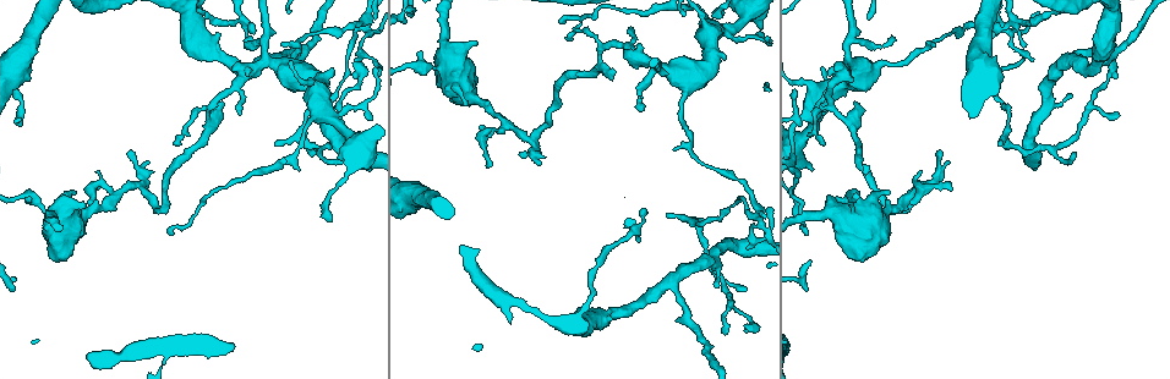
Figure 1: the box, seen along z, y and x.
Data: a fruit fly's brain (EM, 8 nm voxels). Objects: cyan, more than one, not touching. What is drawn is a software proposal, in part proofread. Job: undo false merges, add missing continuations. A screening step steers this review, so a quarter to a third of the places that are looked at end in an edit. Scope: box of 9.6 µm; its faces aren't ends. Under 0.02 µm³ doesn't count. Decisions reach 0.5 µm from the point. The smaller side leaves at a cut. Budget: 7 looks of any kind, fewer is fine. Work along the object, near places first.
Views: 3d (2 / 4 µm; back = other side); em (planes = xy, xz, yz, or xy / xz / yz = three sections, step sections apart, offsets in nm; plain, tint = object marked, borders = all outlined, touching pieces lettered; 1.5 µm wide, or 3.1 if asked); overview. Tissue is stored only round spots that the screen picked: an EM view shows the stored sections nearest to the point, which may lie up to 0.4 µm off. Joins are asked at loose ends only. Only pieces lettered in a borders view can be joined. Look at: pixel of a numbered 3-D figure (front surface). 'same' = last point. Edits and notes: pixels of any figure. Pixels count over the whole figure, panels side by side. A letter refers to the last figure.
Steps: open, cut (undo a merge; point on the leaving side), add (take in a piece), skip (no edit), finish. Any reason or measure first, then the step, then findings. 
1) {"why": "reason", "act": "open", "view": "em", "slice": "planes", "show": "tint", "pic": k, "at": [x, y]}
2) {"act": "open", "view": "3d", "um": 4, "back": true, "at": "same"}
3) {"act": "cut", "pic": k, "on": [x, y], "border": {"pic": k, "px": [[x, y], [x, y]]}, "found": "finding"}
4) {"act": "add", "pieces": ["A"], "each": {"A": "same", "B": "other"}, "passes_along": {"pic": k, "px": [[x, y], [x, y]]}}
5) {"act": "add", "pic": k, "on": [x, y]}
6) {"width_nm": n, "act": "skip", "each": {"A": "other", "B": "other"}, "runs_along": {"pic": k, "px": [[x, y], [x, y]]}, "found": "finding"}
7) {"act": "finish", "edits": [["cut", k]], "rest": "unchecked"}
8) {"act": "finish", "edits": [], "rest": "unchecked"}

{"act": "open", "view": "em", "slice": "xy", "step": 4, "show": "borders", "pic": 1, "at": [240, 113]}

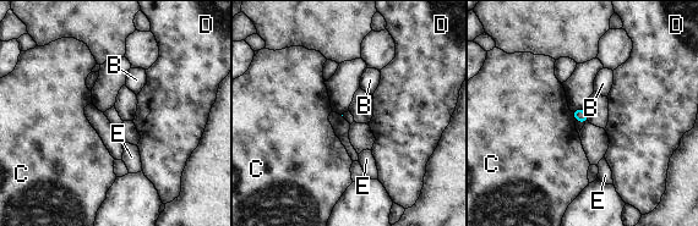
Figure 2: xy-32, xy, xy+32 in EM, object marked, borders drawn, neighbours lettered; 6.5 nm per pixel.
{"act": "skip", "each": {"B": "other", "C": "other", "D": "other", "E": "other"}, "border": {"pic": 2, "px": [[571, 111], [576, 120]]}, "found": "none of them fits"}

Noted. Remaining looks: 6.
{"why": "branch stops here", "act": "open", "view": "em", "slice": "xy", "step": 4, "show": "borders", "pic": 1, "at": [1114, 62]}

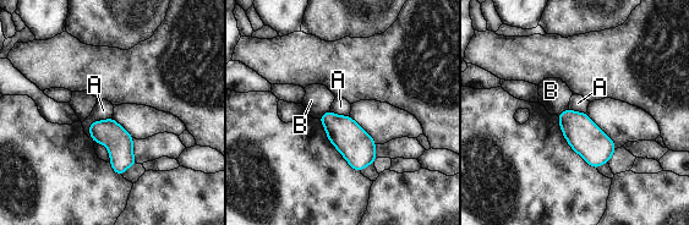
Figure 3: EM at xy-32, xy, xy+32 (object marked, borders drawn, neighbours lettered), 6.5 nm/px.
{"act": "open", "view": "em", "slice": "planes", "show": "borders", "at": "same"}

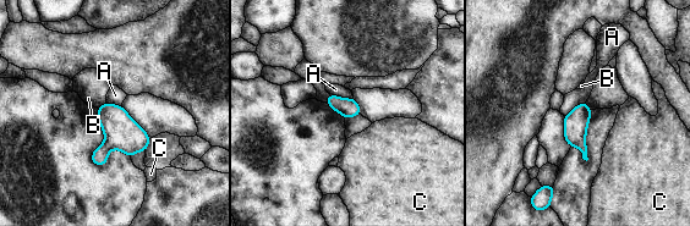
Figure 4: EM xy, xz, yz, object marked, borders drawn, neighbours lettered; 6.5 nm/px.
{"longest_contact_nm": ["A", 160], "act": "skip", "each": {"A": "other", "B": "other", "C": "other"}, "border": {"pic": 4, "px": [[329, 93], [343, 98], [352, 97]]}, "found": "none of them fits"}

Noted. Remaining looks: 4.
{"why": "sharp bend", "act": "open", "view": "em", "slice": "yz", "step": 8, "show": "borders", "pic": 1, "at": [1014, 21]}

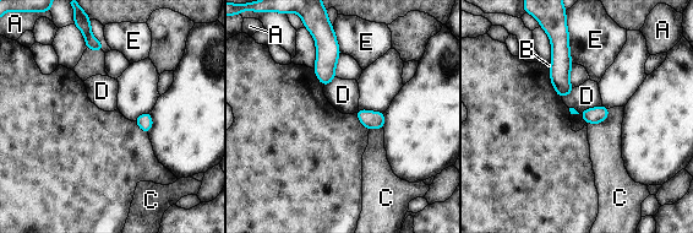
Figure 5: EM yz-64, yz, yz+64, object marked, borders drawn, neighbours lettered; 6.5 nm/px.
{"act": "open", "view": "em", "slice": "planes", "show": "borders", "at": "same"}

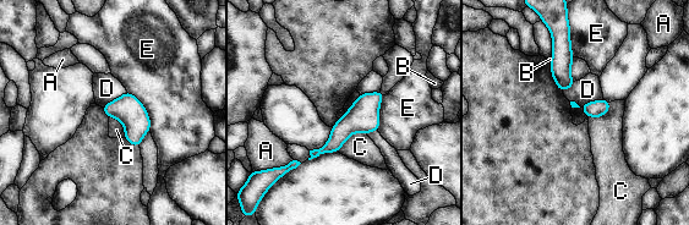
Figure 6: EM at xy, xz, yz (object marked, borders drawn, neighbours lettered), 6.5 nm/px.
{"width_nm": 90, "act": "skip", "each": {"A": "other", "B": "other", "C": "other", "D": "other", "E": "other"}, "border": {"pic": 6, "px": [[127, 91], [145, 108], [151, 130]]}, "found": "all the same neuron"}

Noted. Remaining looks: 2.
{"act": "finish", "edits": [], "rest": "unchecked"}

